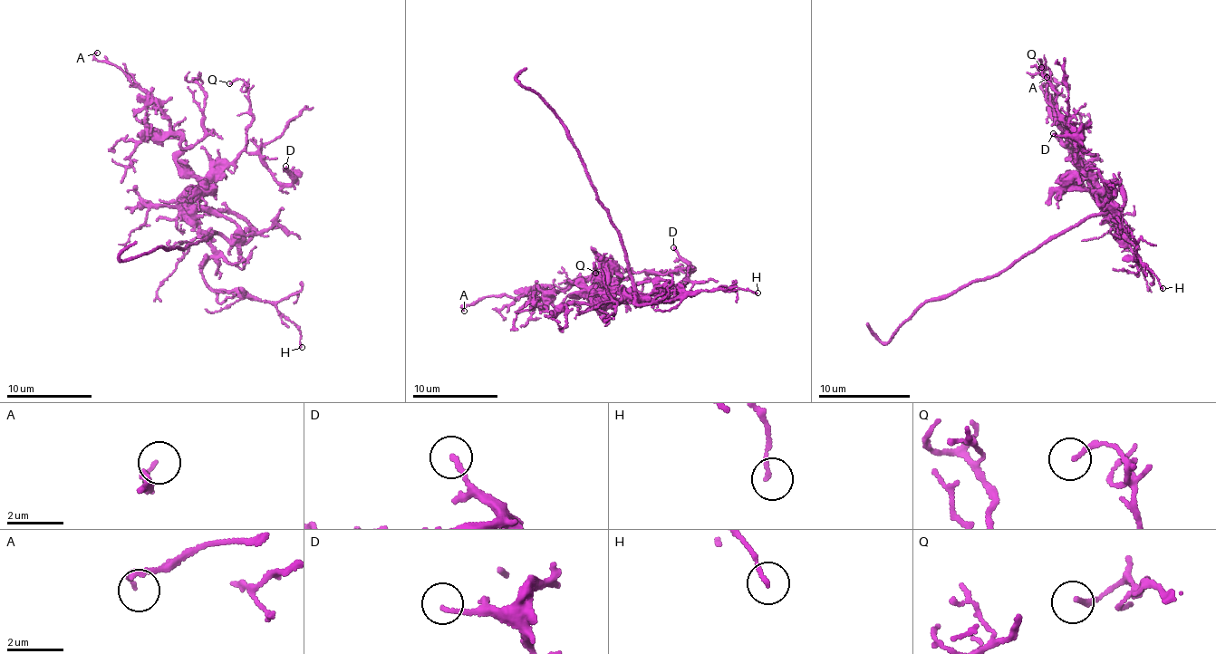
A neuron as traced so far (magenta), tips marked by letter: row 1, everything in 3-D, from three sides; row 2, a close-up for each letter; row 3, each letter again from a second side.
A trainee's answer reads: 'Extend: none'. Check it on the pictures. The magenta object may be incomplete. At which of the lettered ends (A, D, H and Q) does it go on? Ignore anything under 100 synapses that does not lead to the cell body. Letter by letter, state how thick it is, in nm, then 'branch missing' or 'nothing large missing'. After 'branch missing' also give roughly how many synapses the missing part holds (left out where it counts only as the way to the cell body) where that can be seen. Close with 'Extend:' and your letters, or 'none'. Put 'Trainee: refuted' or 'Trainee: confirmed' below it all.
A: 120 nm thick; nothing large missing
D: 150 nm thick; nothing large missing
H: 140 nm thick; nothing large missing
Q: 180 nm thick; nothing large missing
Extend: none
Trainee: confirmed

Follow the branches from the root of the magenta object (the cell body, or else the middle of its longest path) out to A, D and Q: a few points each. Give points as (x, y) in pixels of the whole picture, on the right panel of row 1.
A: (1113, 212), (1082, 182), (1081, 149), (1076, 140), (1062, 139), (1064, 124), (1040, 88), (1047, 77)
D: (1113, 212), (1097, 201), (1099, 193), (1085, 186), (1068, 125), (1078, 135), (1078, 144), (1076, 139), (1053, 133)
Q: (1113, 212), (1085, 186), (1057, 92), (1039, 59), (1041, 67)

